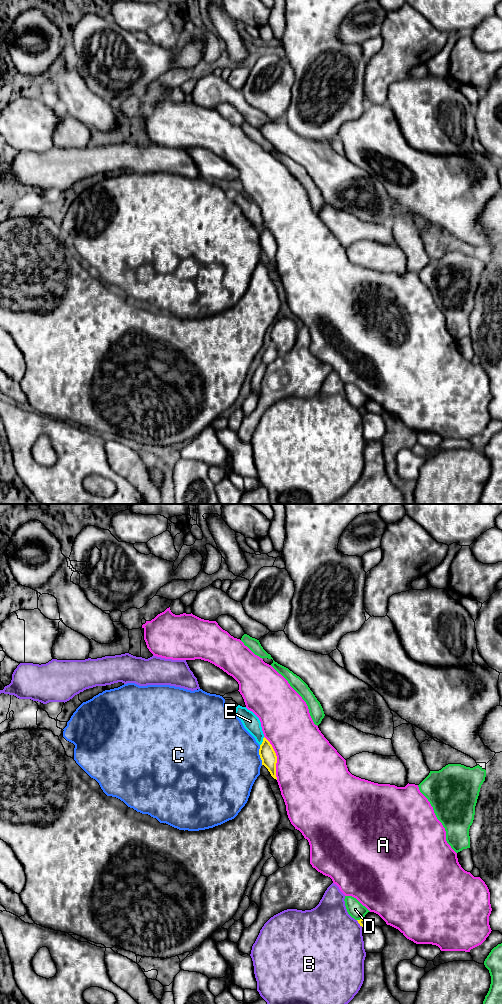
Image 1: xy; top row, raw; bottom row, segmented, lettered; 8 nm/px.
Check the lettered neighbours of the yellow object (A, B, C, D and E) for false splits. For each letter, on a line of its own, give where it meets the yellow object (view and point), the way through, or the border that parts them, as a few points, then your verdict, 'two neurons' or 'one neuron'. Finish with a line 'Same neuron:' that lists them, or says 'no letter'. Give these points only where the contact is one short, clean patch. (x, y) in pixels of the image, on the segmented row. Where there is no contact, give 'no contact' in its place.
A: xy (276, 758) | two neurons
B: xy (359, 923) | two neurons
C: xy (259, 754) | along xy (259, 745), (259, 757), (262, 764) | two neurons
D: xy (360, 919) | two neurons
E: xy (263, 741) | two neurons
Same neuron: no letter

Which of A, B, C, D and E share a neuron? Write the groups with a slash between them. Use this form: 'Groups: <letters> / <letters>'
Groups: A / B / C / D / E

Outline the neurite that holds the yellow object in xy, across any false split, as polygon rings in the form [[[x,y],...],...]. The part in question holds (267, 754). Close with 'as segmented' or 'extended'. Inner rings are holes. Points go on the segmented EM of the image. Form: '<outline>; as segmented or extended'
[[[265,737],[263,738],[263,742],[260,745],[259,755],[262,760],[262,765],[264,765],[270,772],[271,776],[277,780],[276,777],[277,756],[272,745]]]; as segmented

